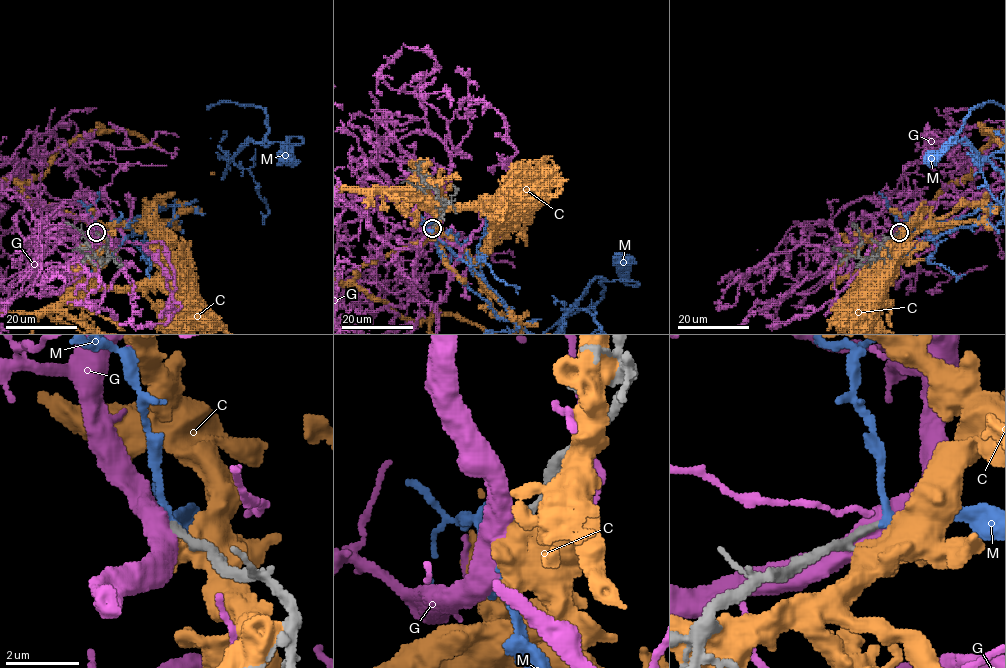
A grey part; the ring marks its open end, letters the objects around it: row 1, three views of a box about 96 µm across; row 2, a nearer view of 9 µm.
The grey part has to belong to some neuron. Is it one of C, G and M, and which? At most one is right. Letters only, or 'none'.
M

